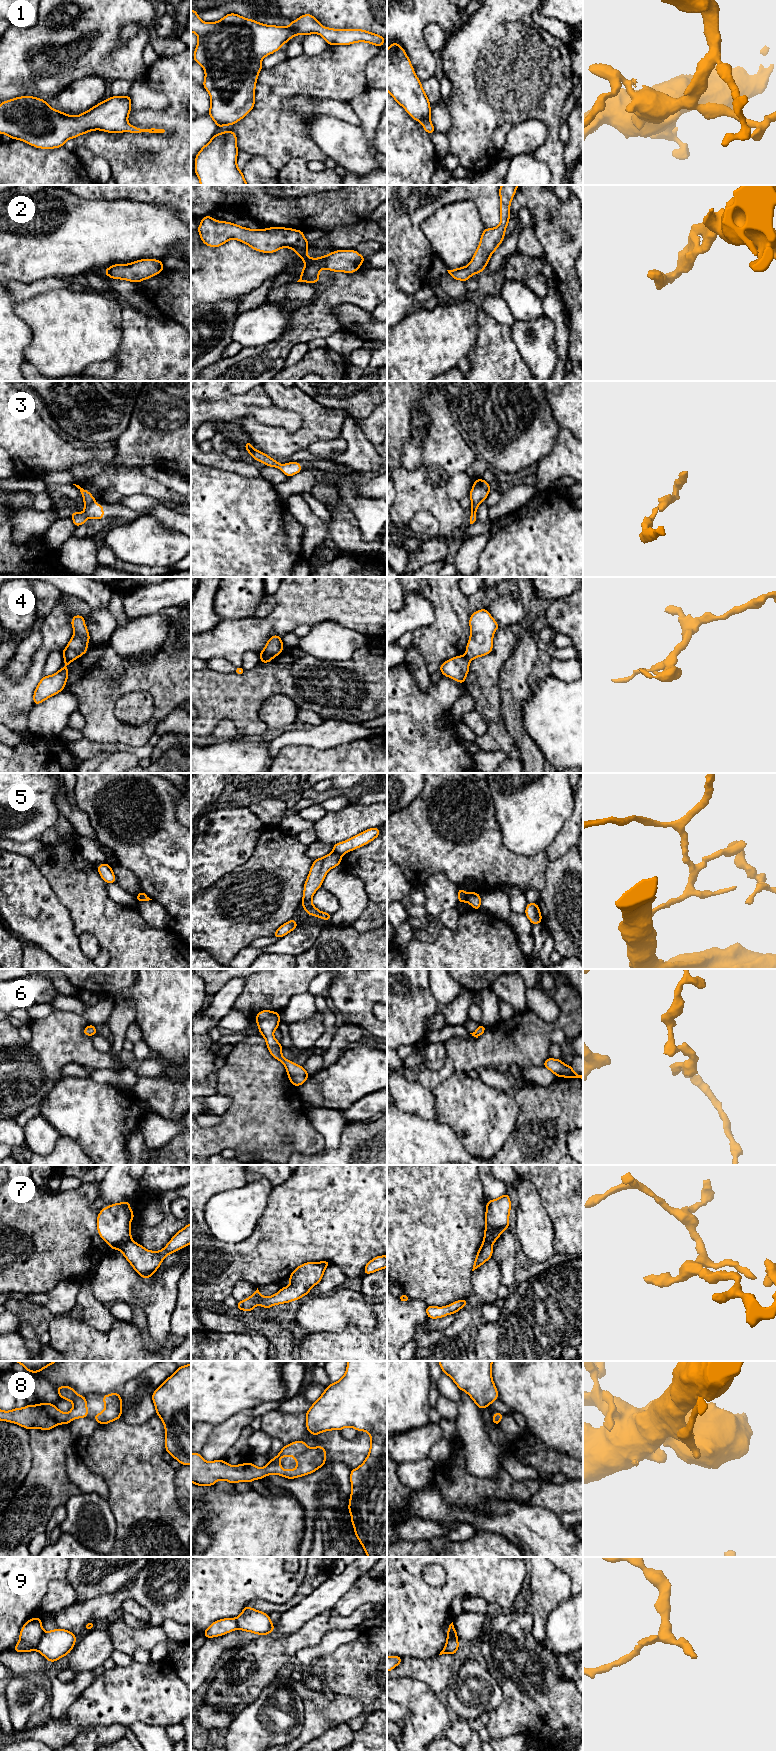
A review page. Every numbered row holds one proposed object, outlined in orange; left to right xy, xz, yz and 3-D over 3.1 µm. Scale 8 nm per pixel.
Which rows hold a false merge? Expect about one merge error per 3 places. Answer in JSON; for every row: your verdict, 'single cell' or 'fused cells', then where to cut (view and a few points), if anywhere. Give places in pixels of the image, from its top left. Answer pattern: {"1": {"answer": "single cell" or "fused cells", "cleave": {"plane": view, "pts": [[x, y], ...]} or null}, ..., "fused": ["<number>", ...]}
{"1": {"answer": "single cell", "cleave": null}, "2": {"answer": "single cell", "cleave": null}, "3": {"answer": "single cell", "cleave": null}, "4": {"answer": "fused cells", "cleave": {"plane": "yz", "pts": [[465, 655], [470, 659]]}}, "5": {"answer": "fused cells", "cleave": {"plane": "xz", "pts": [[334, 851], [341, 855]]}}, "6": {"answer": "single cell", "cleave": null}, "7": {"answer": "fused cells", "cleave": {"plane": "xy", "pts": [[131, 1238], [120, 1249]]}}, "8": {"answer": "single cell", "cleave": null}, "9": {"answer": "fused cells", "cleave": {"plane": "xy", "pts": [[44, 1632], [35, 1649]]}}, "fused": ["4", "5", "7", "9"]}

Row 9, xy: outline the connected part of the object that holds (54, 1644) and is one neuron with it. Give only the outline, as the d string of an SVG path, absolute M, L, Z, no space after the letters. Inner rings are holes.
M65 1629L44 1632L36 1650L51 1663L70 1653L76 1642L76 1635Z

